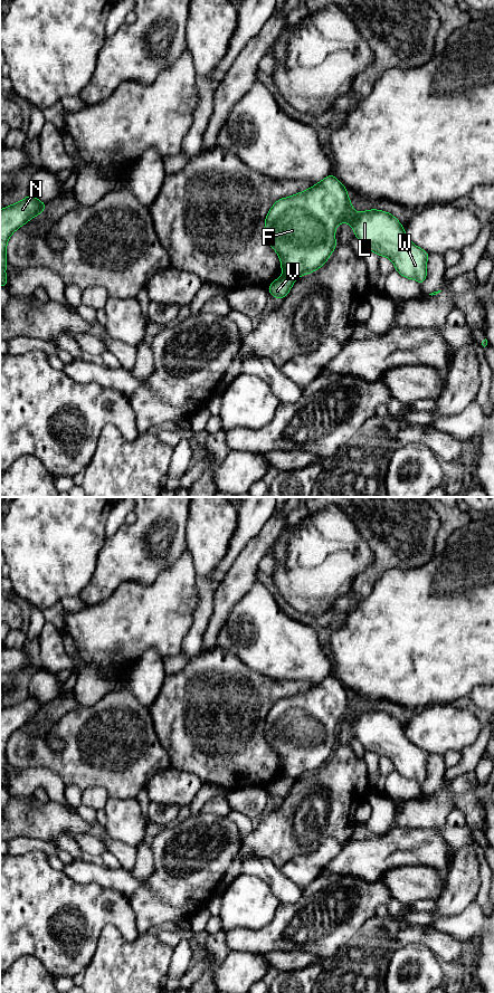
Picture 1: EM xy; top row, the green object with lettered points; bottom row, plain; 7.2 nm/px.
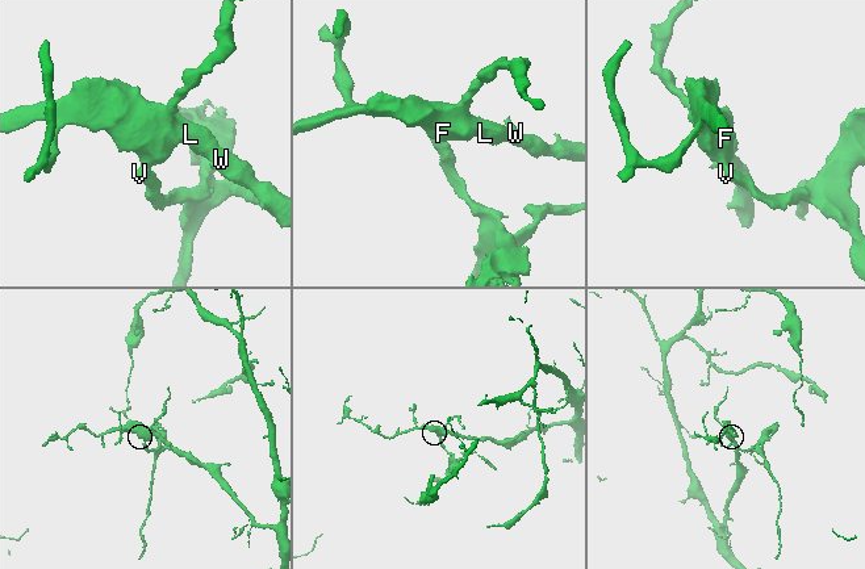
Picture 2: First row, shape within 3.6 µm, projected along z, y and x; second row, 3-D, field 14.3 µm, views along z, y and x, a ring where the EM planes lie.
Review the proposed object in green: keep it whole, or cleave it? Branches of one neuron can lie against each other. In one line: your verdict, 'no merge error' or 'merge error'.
merge error

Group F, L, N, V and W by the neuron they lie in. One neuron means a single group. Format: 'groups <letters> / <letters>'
groups F L N W / V

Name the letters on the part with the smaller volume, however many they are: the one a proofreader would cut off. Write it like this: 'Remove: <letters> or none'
Remove: V

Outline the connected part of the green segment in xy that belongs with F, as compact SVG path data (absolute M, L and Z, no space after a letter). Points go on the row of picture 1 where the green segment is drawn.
M332 174L303 192L279 199L266 216L264 237L278 254L283 275L296 279L321 268L336 247L335 228L340 222L350 223L364 249L388 257L400 275L416 279L420 286L425 281L429 252L406 237L405 227L391 213L376 209L355 212L346 188Z

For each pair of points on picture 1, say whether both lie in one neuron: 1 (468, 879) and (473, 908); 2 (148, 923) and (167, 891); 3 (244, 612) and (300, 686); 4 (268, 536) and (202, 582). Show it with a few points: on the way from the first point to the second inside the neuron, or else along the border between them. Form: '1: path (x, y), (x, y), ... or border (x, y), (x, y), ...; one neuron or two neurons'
1: border (473, 900), (462, 912), (449, 917); two neurons
2: path (149, 915), (151, 908), (160, 899); one neuron
3: border (269, 677), (278, 679), (307, 679), (315, 684); two neurons
4: border (249, 541), (236, 557), (220, 584); two neurons

